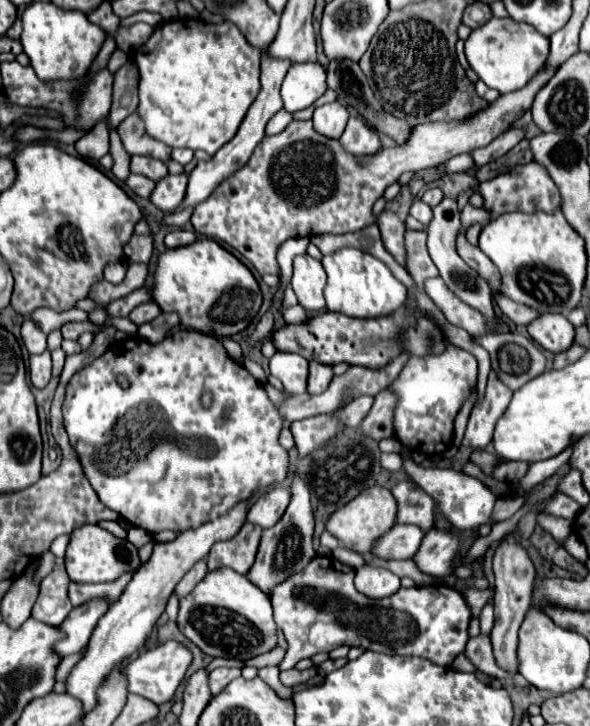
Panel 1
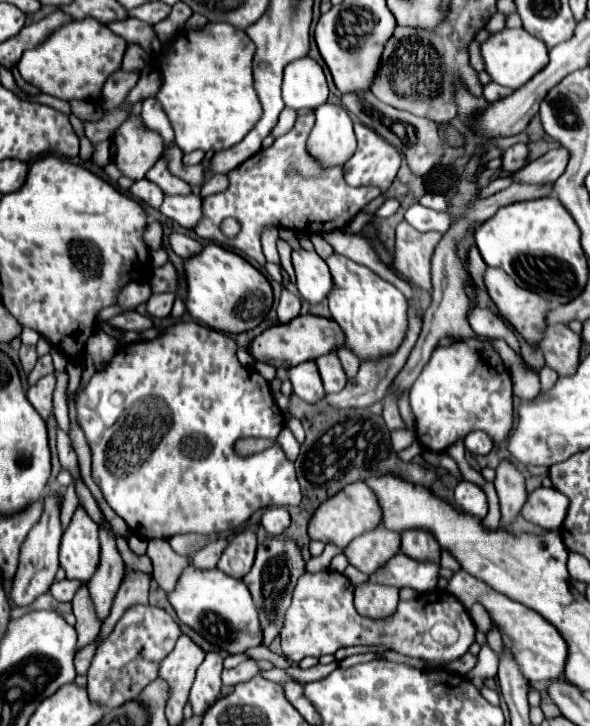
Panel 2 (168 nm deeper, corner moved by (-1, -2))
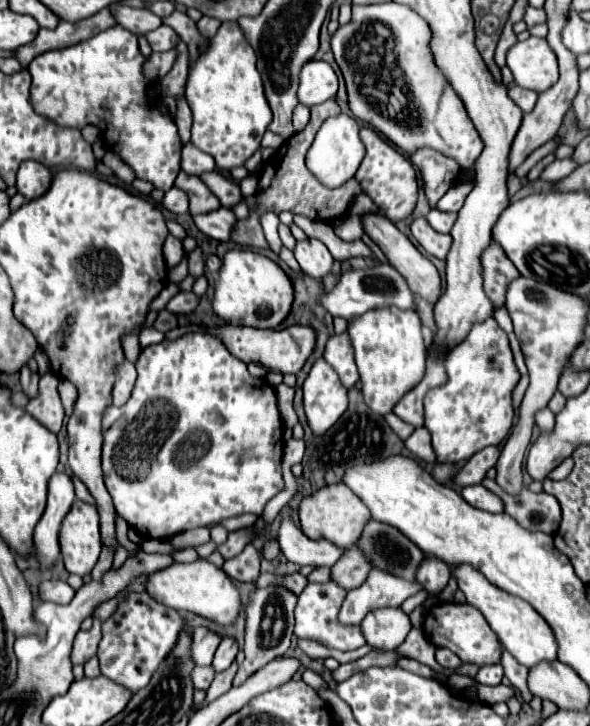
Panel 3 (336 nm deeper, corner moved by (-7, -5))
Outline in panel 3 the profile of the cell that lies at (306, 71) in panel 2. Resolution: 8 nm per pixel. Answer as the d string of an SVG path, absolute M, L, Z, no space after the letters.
M308 61L300 73L298 101L312 107L328 101L338 91L338 77L326 61Z

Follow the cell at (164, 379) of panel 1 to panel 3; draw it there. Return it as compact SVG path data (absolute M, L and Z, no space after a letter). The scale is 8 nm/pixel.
M186 333L184 337L176 341L164 339L158 345L150 345L142 349L138 361L138 379L132 391L132 397L122 407L110 405L102 419L102 431L104 431L104 447L102 447L102 471L104 471L104 483L108 493L112 495L116 511L128 521L132 529L136 529L144 539L170 539L182 531L206 527L210 523L220 523L222 519L236 517L242 513L256 513L262 515L264 505L278 495L284 489L282 479L282 419L276 403L274 387L266 379L256 379L248 373L246 363L230 355L230 351L218 341L216 337L208 333Z

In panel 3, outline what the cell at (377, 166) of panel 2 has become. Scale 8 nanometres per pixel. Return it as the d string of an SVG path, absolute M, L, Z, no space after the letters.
M362 127L360 129L360 139L366 147L366 155L362 159L362 165L356 173L356 181L360 183L362 191L372 197L372 201L382 209L382 213L392 219L394 223L406 219L412 215L416 201L418 201L418 177L416 169L410 163L406 155L402 155L398 149L394 149L388 141L384 141L374 129Z

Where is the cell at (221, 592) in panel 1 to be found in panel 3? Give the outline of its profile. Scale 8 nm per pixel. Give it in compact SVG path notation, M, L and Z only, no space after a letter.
M198 559L194 563L172 563L170 567L150 573L146 579L146 593L162 605L168 605L176 611L190 611L204 615L220 625L232 625L240 613L240 595L230 577L212 565L210 561Z

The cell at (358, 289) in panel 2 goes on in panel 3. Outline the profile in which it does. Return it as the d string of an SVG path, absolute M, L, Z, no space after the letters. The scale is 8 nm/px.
M376 309L350 321L350 337L356 353L356 365L362 381L362 395L366 405L378 413L392 413L394 405L424 377L426 345L420 333L420 319L416 313L402 313L400 309Z

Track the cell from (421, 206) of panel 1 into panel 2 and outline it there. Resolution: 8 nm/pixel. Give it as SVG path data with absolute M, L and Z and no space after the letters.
M418 202L412 204L408 210L406 210L406 222L410 226L414 226L416 230L420 232L430 232L430 230L436 230L440 234L444 234L450 224L452 224L452 218L448 212L436 212L436 210L430 210L430 208L424 208L420 206Z

